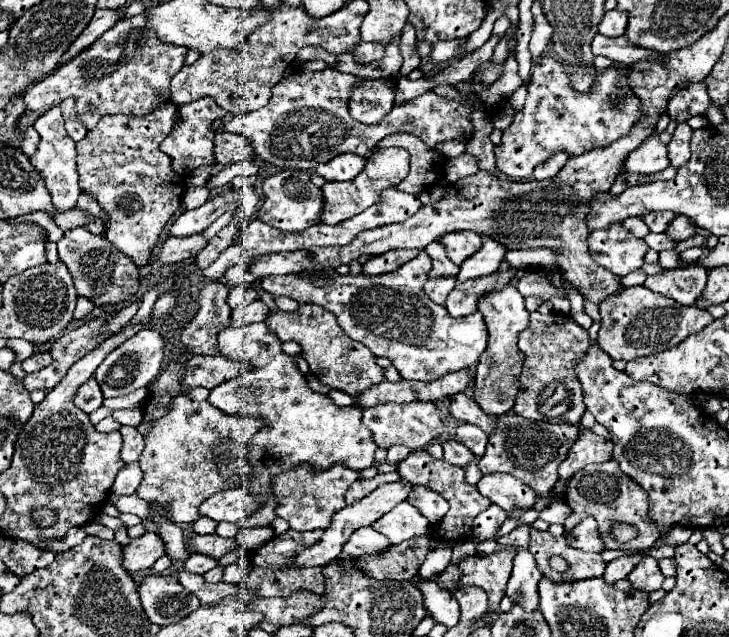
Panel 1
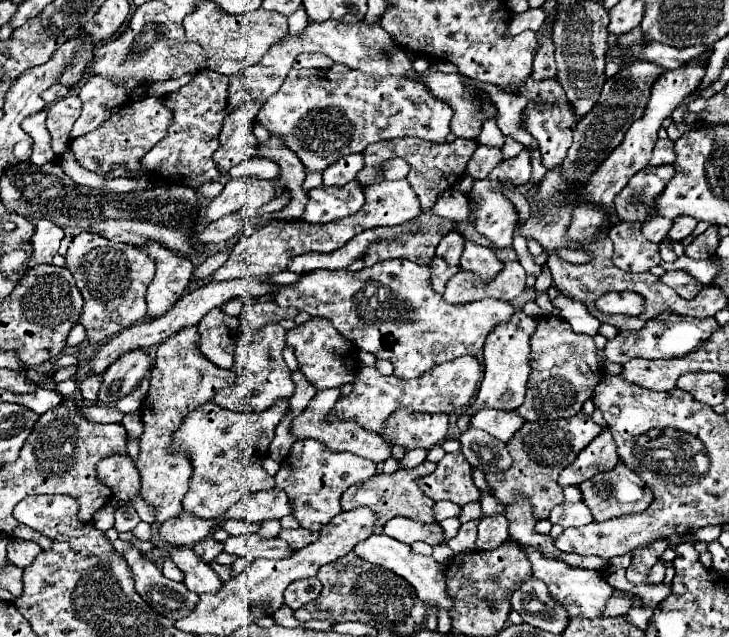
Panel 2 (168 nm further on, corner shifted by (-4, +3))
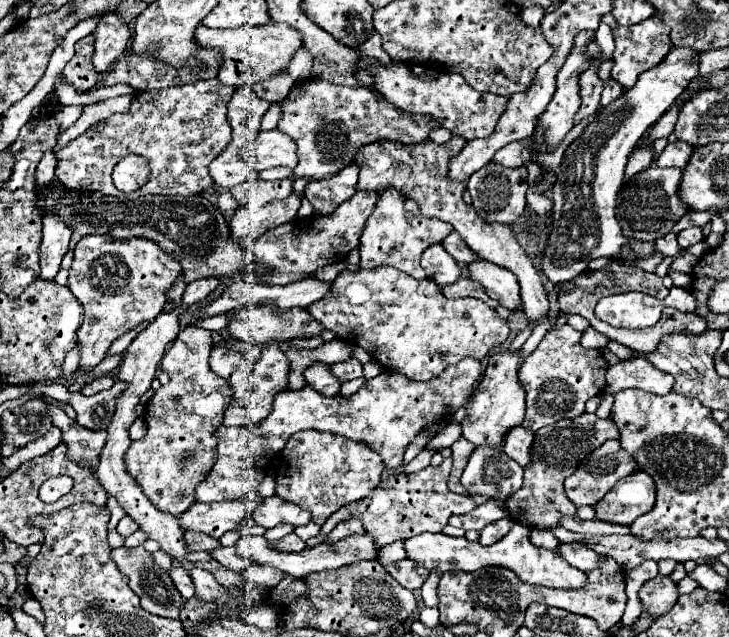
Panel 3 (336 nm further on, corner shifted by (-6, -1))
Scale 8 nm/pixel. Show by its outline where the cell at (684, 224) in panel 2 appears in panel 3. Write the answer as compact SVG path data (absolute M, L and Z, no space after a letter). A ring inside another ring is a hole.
M692 226L688 230L682 230L678 234L678 246L680 248L688 248L688 246L700 242L700 240L704 240L704 234L702 234L702 228L696 228L696 226Z

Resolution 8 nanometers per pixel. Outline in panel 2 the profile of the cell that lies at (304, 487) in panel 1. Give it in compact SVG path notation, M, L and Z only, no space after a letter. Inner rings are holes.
M306 438L306 440L296 440L292 444L292 450L288 452L286 460L280 464L280 470L276 472L274 480L276 480L276 488L292 496L292 504L296 506L294 518L300 522L300 526L308 530L320 530L336 514L342 512L340 496L350 486L362 484L374 474L376 474L376 464L372 460L350 452L334 452L326 444Z

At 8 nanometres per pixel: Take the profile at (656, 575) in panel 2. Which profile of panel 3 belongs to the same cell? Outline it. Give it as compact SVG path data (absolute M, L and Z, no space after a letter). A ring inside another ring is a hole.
M656 576L650 578L642 588L640 588L640 600L644 610L652 612L654 616L666 614L674 602L678 600L678 590L676 584L668 576Z

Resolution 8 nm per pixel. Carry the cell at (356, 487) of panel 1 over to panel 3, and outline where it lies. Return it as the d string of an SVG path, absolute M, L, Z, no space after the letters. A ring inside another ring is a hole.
M444 458L444 462L440 466L426 466L424 470L420 470L416 474L392 474L392 476L388 476L366 498L352 502L350 506L342 506L342 510L334 512L332 518L328 518L326 524L322 526L320 534L310 538L308 542L312 542L314 546L324 542L326 534L330 534L330 530L338 522L348 520L348 518L362 520L366 532L374 538L378 548L392 544L396 540L412 538L412 536L422 534L422 532L442 532L442 528L448 524L448 518L452 514L466 514L466 512L476 508L472 498L460 496L460 494L454 494L448 490L446 482L448 482L450 470L452 470L452 458Z

